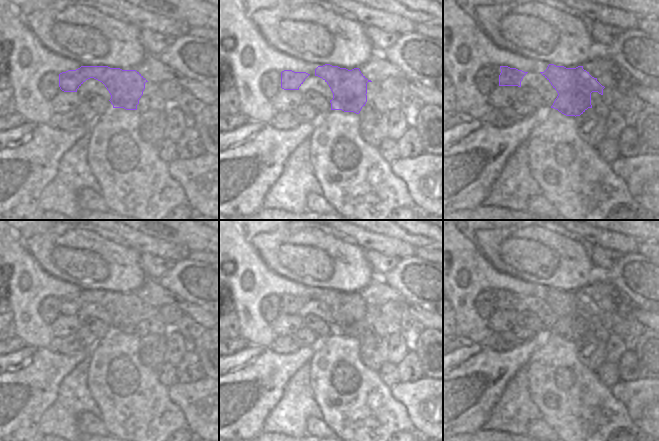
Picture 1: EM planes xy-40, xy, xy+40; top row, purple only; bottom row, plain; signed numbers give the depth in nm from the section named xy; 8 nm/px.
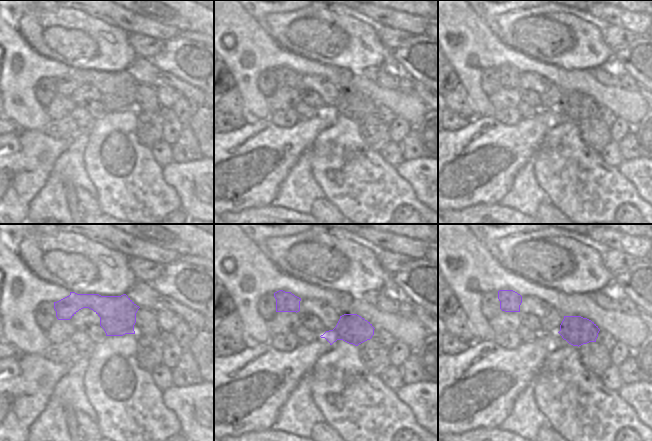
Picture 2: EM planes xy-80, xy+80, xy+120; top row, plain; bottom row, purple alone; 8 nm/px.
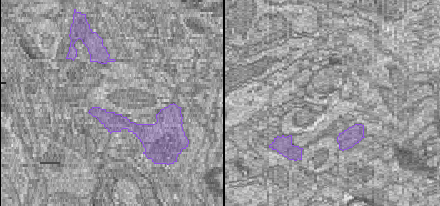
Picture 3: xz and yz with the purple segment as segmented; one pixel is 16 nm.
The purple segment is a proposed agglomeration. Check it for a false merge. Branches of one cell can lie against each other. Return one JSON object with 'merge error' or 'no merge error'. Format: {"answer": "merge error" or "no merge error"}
{"answer": "merge error"}

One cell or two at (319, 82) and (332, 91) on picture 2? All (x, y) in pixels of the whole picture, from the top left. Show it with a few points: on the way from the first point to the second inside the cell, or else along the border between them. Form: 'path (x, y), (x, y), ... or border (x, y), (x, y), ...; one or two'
path (322, 85), (329, 91); one

